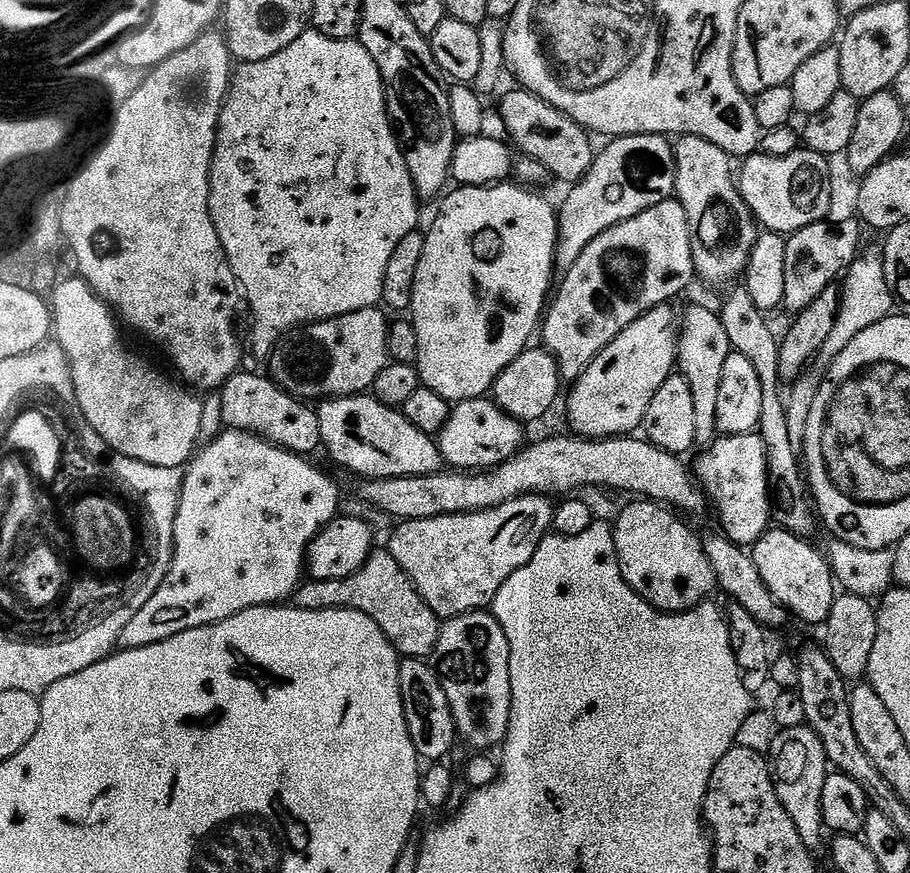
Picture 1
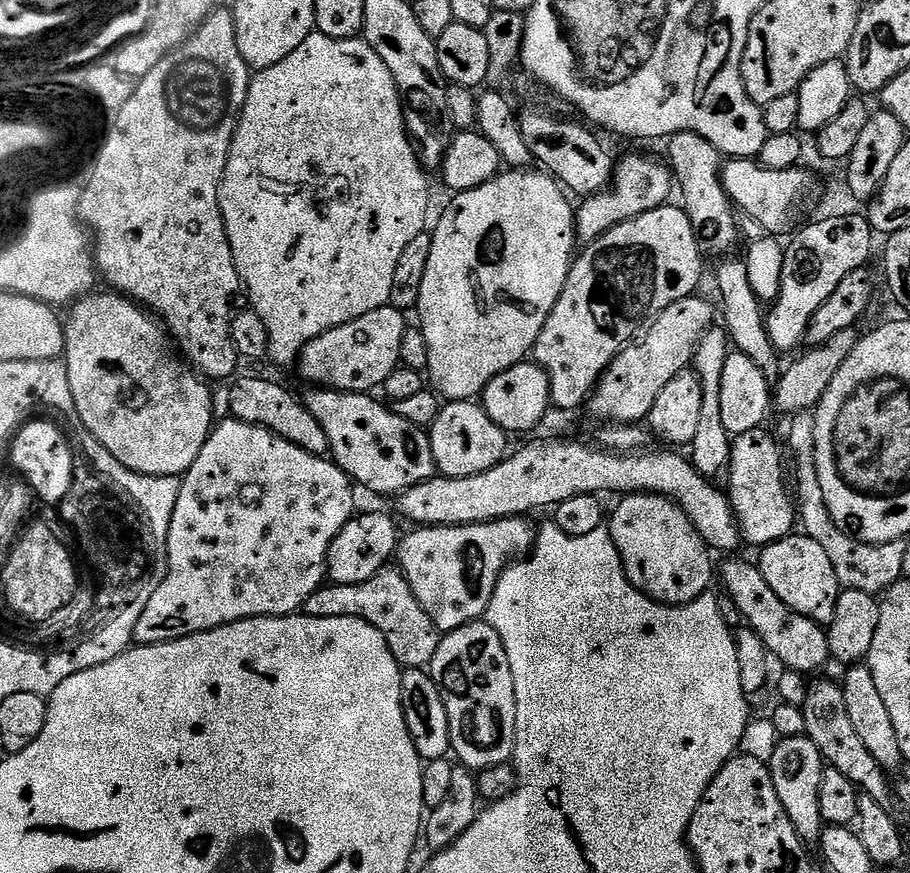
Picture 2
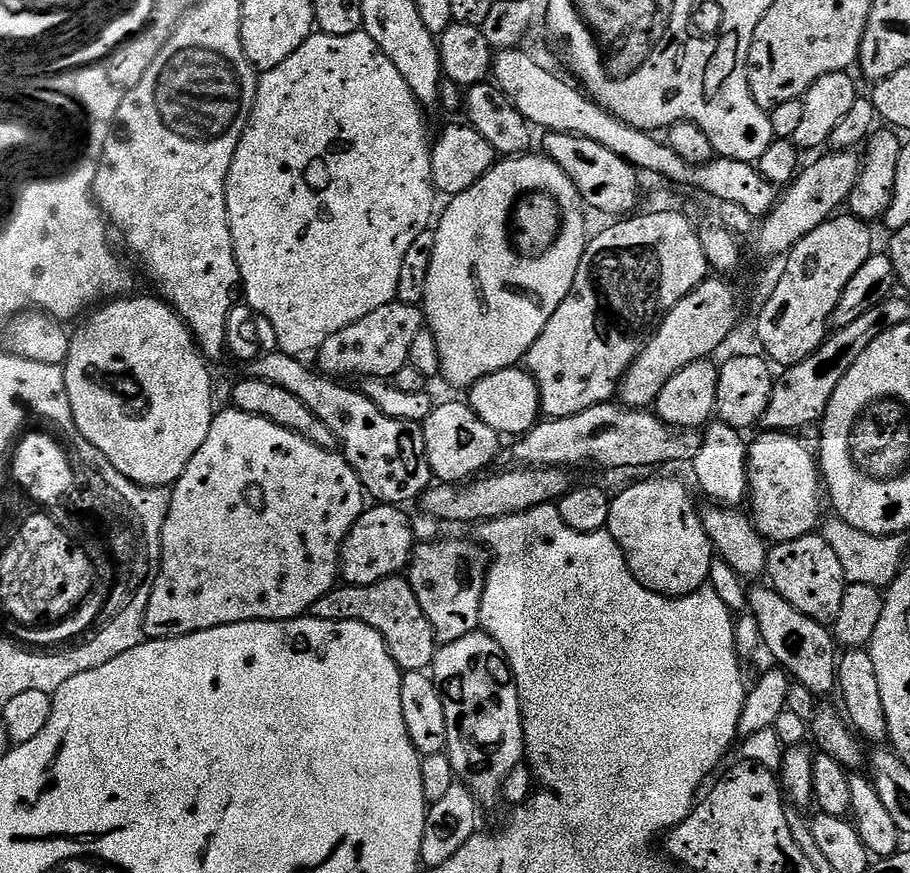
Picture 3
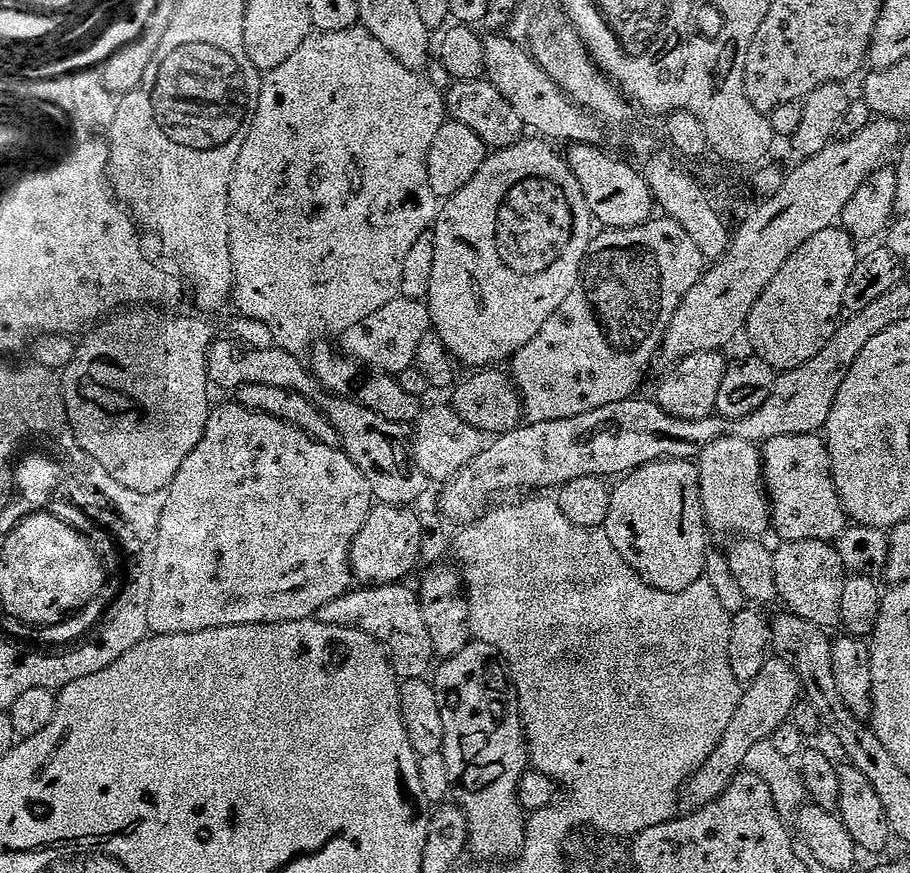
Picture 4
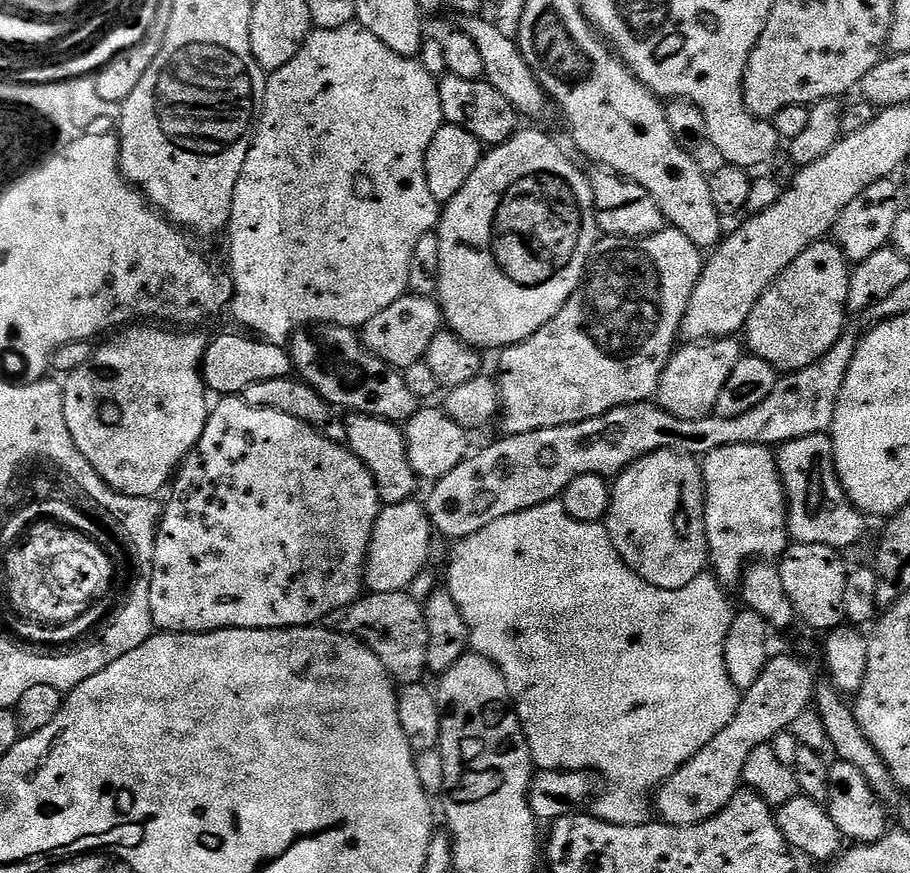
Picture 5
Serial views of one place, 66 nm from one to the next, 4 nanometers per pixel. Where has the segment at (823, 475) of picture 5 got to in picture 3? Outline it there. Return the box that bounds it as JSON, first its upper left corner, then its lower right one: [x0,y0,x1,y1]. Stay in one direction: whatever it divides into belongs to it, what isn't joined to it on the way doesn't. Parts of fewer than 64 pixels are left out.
[747,430,822,541]

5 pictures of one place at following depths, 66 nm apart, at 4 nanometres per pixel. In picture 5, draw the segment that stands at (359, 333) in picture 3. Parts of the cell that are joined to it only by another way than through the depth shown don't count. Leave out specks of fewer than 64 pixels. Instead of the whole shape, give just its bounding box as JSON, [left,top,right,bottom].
[362,294,444,370]

